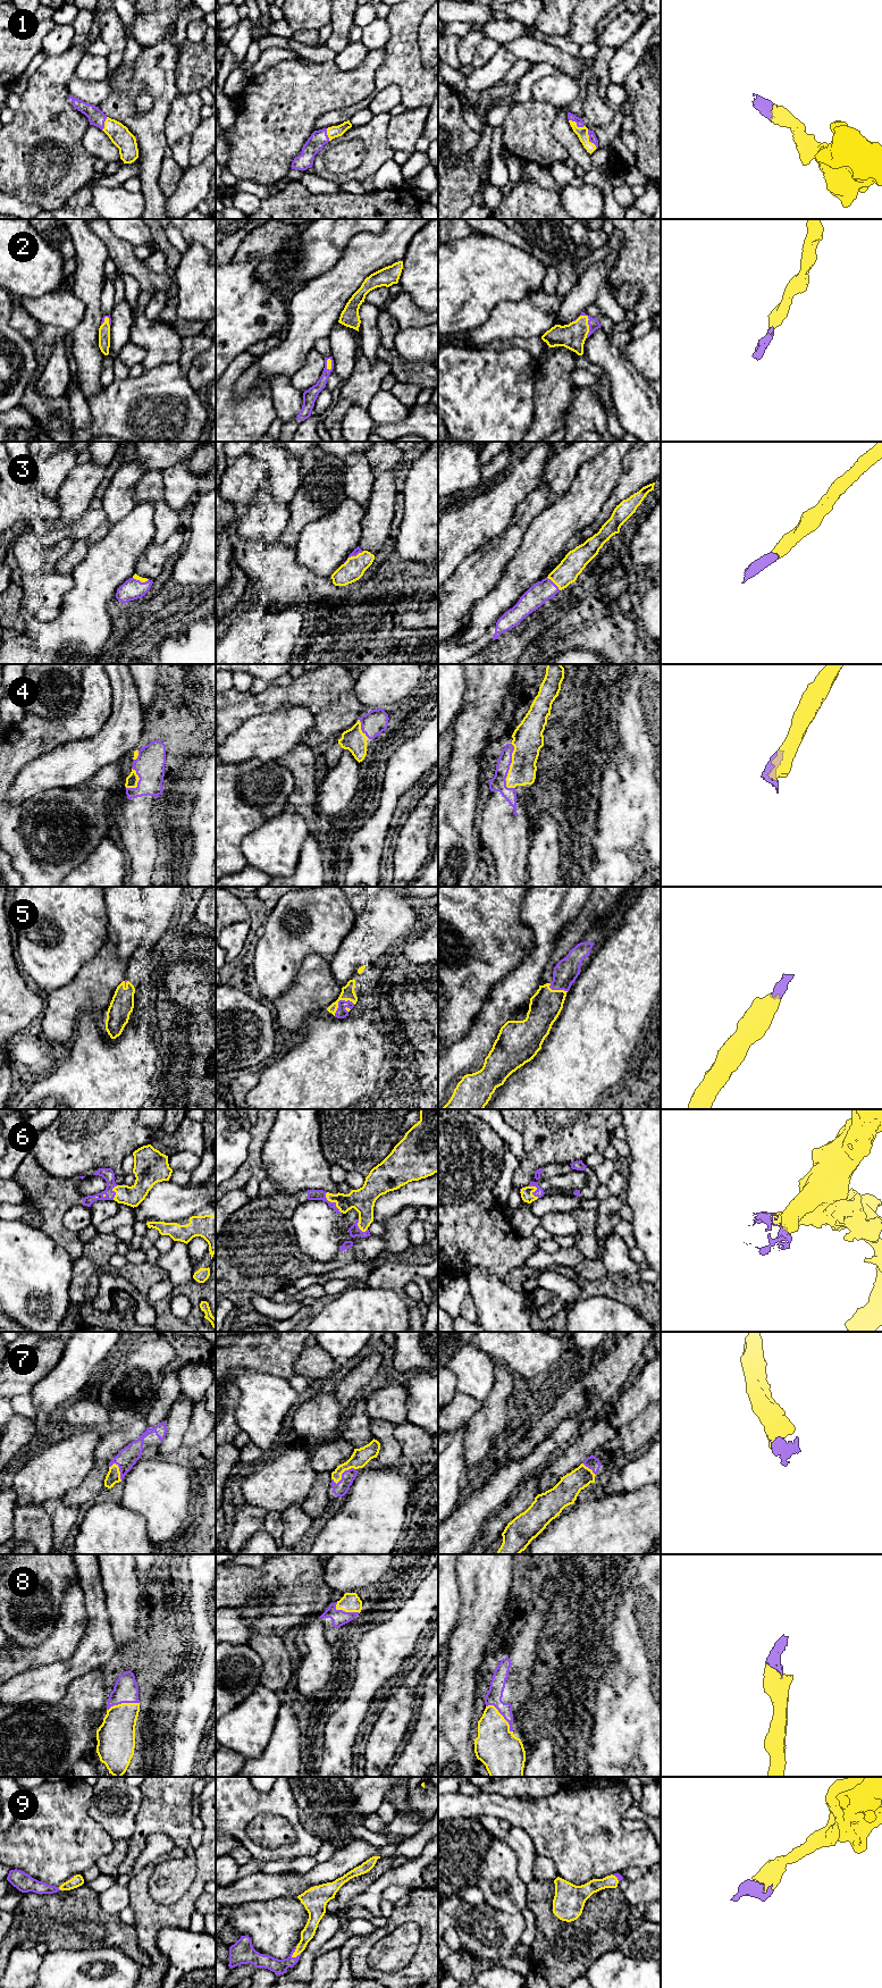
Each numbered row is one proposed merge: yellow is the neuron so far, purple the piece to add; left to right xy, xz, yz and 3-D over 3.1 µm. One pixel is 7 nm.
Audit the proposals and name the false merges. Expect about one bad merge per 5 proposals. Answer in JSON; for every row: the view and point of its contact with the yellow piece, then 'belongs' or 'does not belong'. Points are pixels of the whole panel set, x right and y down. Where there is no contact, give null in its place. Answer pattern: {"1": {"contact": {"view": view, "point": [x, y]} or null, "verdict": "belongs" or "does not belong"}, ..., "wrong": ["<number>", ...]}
{"1": {"contact": {"view": "yz", "point": [588, 139]}, "verdict": "belongs"}, "2": {"contact": {"view": "yz", "point": [587, 324]}, "verdict": "belongs"}, "3": {"contact": {"view": "yz", "point": [554, 583]}, "verdict": "belongs"}, "4": {"contact": {"view": "yz", "point": [510, 765]}, "verdict": "belongs"}, "5": {"contact": {"view": "xz", "point": [339, 999]}, "verdict": "belongs"}, "6": {"contact": {"view": "xz", "point": [333, 1201]}, "verdict": "belongs"}, "7": {"contact": {"view": "xz", "point": [342, 1473]}, "verdict": "belongs"}, "8": {"contact": {"view": "yz", "point": [502, 1716]}, "verdict": "belongs"}, "9": {"contact": {"view": "xz", "point": [294, 1952]}, "verdict": "belongs"}, "wrong": []}

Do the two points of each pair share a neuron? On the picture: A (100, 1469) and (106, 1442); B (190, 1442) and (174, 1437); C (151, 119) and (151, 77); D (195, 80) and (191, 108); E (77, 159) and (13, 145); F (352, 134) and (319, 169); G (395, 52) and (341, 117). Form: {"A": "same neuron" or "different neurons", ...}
{"A": "different neurons", "B": "different neurons", "C": "same neuron", "D": "different neurons", "E": "same neuron", "F": "same neuron", "G": "same neuron"}

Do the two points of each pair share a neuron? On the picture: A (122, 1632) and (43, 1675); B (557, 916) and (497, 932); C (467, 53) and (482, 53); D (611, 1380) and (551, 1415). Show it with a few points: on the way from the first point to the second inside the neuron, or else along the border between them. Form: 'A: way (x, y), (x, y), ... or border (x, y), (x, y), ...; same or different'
A: border (107, 1610), (111, 1636), (118, 1649); different
B: border (523, 898), (520, 920), (532, 932), (530, 950); different
C: border (486, 38), (477, 45), (476, 53), (470, 64); different
D: way (596, 1384), (584, 1385), (565, 1403); same

